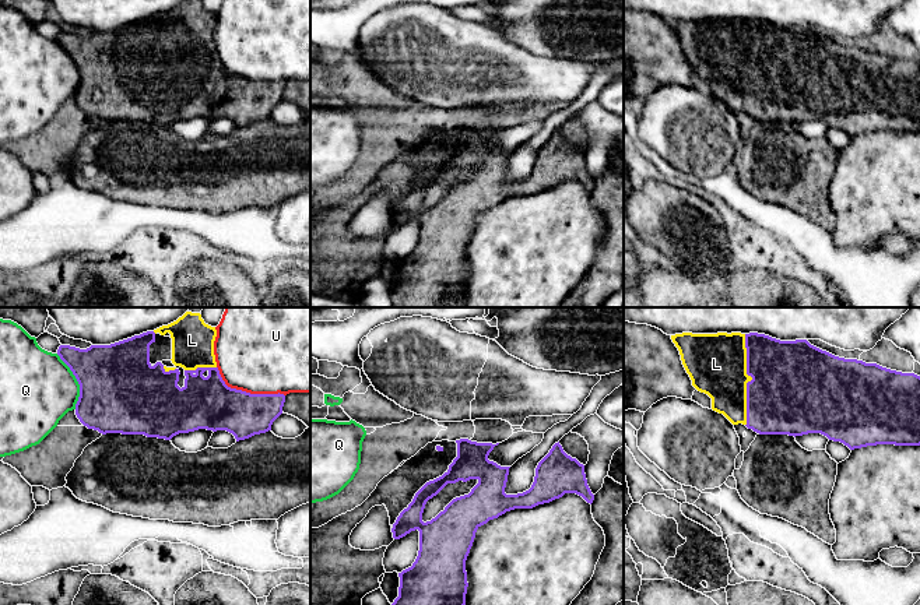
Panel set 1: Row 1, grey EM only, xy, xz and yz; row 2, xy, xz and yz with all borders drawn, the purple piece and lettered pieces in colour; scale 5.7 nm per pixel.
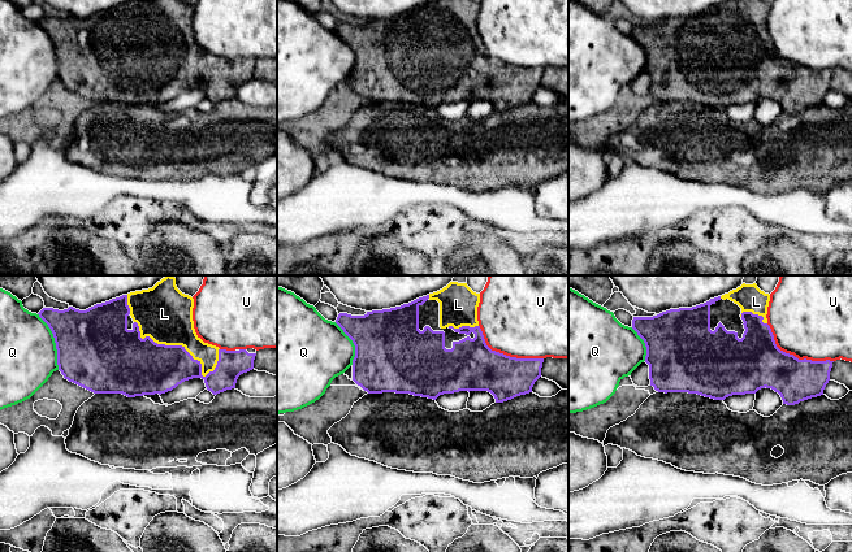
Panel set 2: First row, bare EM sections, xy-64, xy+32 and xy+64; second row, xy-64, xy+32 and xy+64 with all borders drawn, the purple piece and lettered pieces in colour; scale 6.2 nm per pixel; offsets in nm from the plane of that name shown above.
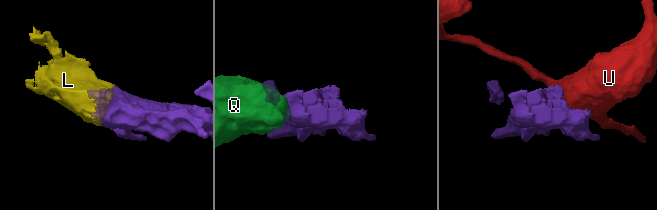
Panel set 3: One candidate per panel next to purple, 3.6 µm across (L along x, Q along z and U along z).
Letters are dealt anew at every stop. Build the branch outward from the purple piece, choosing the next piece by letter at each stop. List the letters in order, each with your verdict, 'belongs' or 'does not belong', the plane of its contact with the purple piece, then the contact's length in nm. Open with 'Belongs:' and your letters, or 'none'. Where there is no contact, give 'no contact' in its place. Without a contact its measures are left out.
Belongs: L
L: belongs | yz | 550 nm
Q: does not belong | xy | 340 nm
U: does not belong | xy | 420 nm

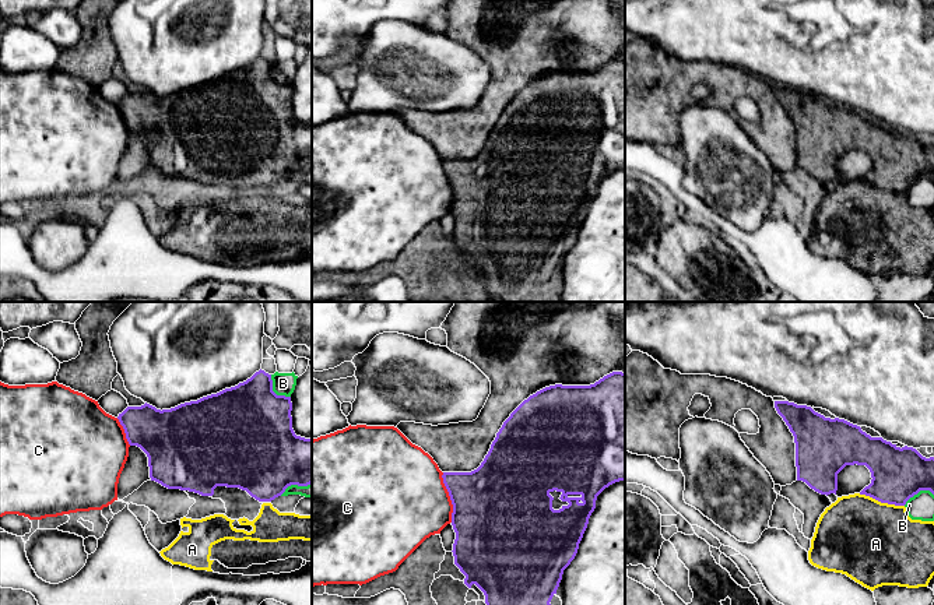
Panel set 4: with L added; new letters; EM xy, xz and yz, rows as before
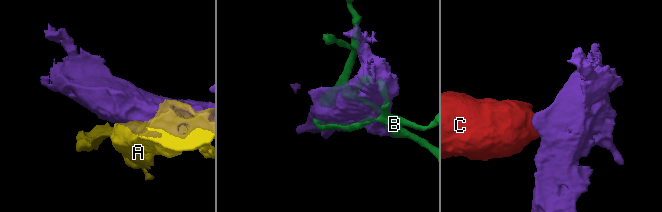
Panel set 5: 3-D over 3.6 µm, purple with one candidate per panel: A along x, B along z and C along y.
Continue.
Belongs: none
A: does not belong | yz | 280 nm
B: does not belong | xy | 180 nm
C: does not belong | xz | 300 nm

